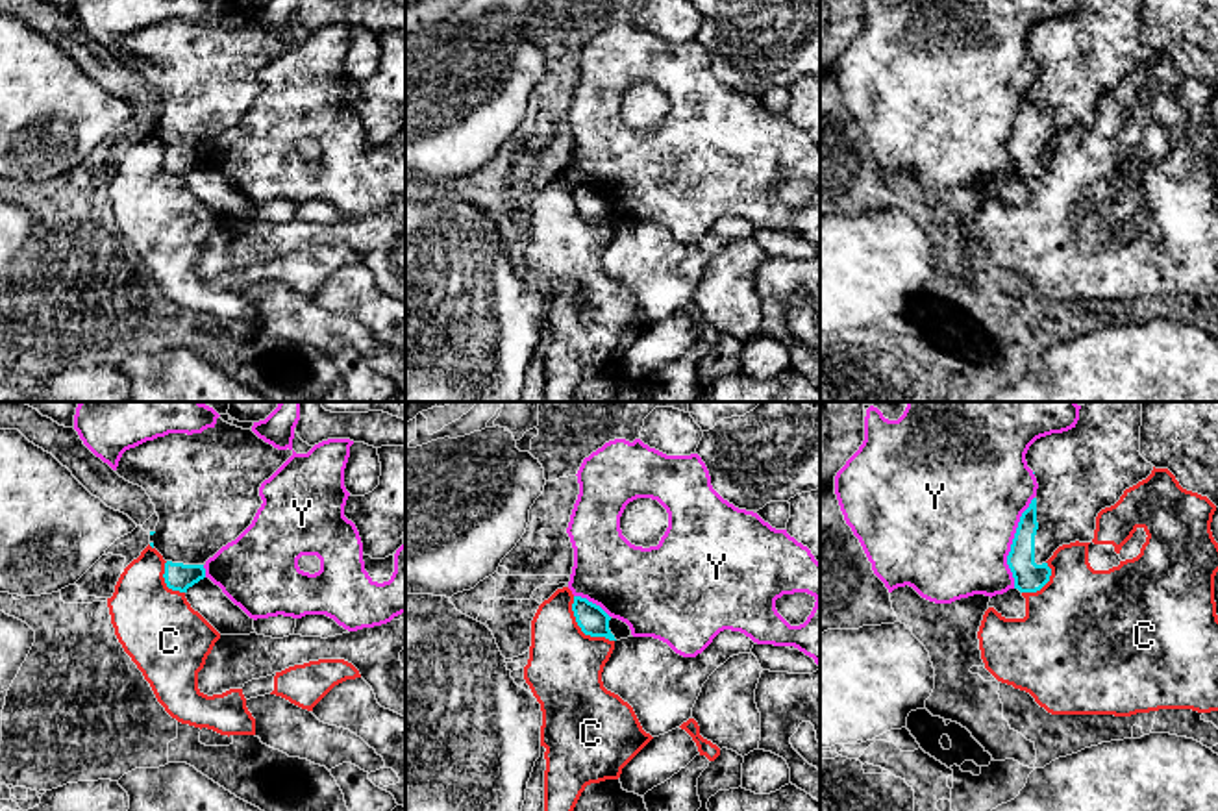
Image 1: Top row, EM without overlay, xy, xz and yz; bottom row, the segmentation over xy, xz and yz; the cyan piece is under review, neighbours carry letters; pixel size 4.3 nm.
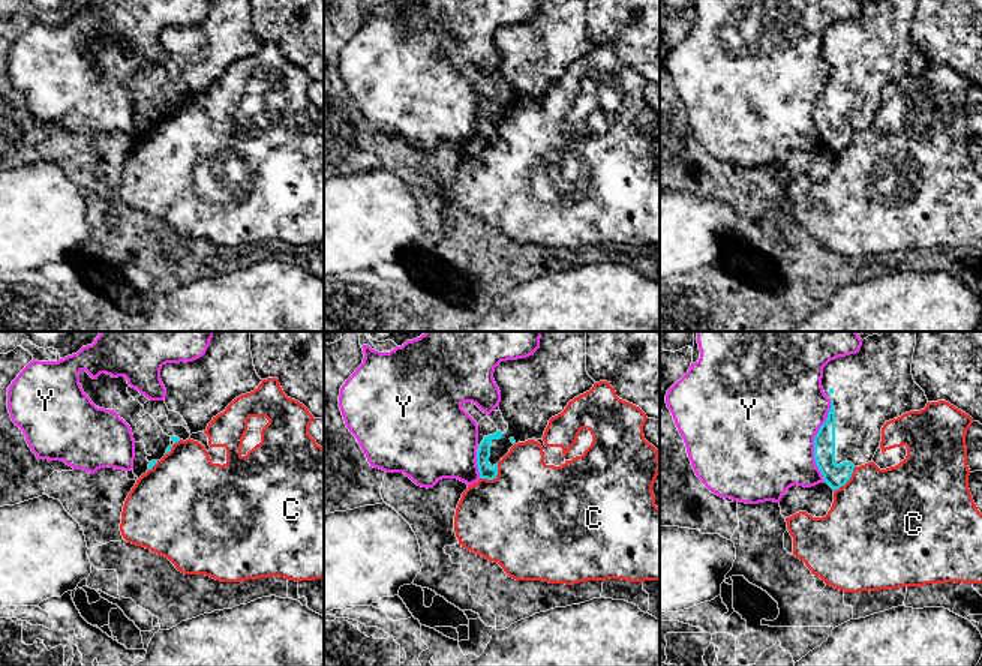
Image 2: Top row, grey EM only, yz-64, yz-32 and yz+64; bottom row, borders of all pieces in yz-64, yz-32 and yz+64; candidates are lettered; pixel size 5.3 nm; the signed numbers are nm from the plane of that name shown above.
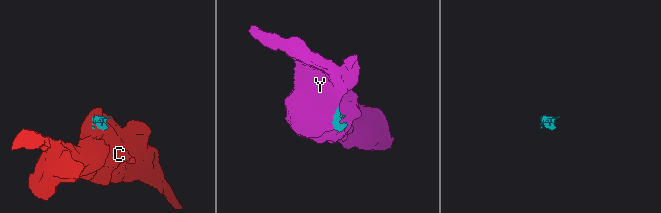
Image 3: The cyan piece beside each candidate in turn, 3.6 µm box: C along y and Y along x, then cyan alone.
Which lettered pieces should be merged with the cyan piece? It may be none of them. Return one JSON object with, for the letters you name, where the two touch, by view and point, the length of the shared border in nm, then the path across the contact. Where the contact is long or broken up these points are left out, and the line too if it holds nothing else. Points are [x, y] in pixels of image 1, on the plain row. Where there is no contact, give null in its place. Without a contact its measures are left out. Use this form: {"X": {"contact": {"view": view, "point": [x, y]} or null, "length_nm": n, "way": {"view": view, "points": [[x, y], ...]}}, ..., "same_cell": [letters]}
{"same_cell": []}

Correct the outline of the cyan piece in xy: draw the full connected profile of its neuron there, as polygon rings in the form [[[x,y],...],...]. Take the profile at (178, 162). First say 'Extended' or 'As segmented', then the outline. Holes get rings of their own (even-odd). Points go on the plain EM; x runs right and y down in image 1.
Extended. [[[220,2],[202,19],[168,19],[122,39],[115,57],[143,72],[155,91],[159,107],[150,117],[150,131],[167,146],[163,163],[168,174],[187,178],[205,163],[205,146],[252,109],[263,89],[261,69],[291,41],[292,35],[278,35],[252,15],[231,11]]]

